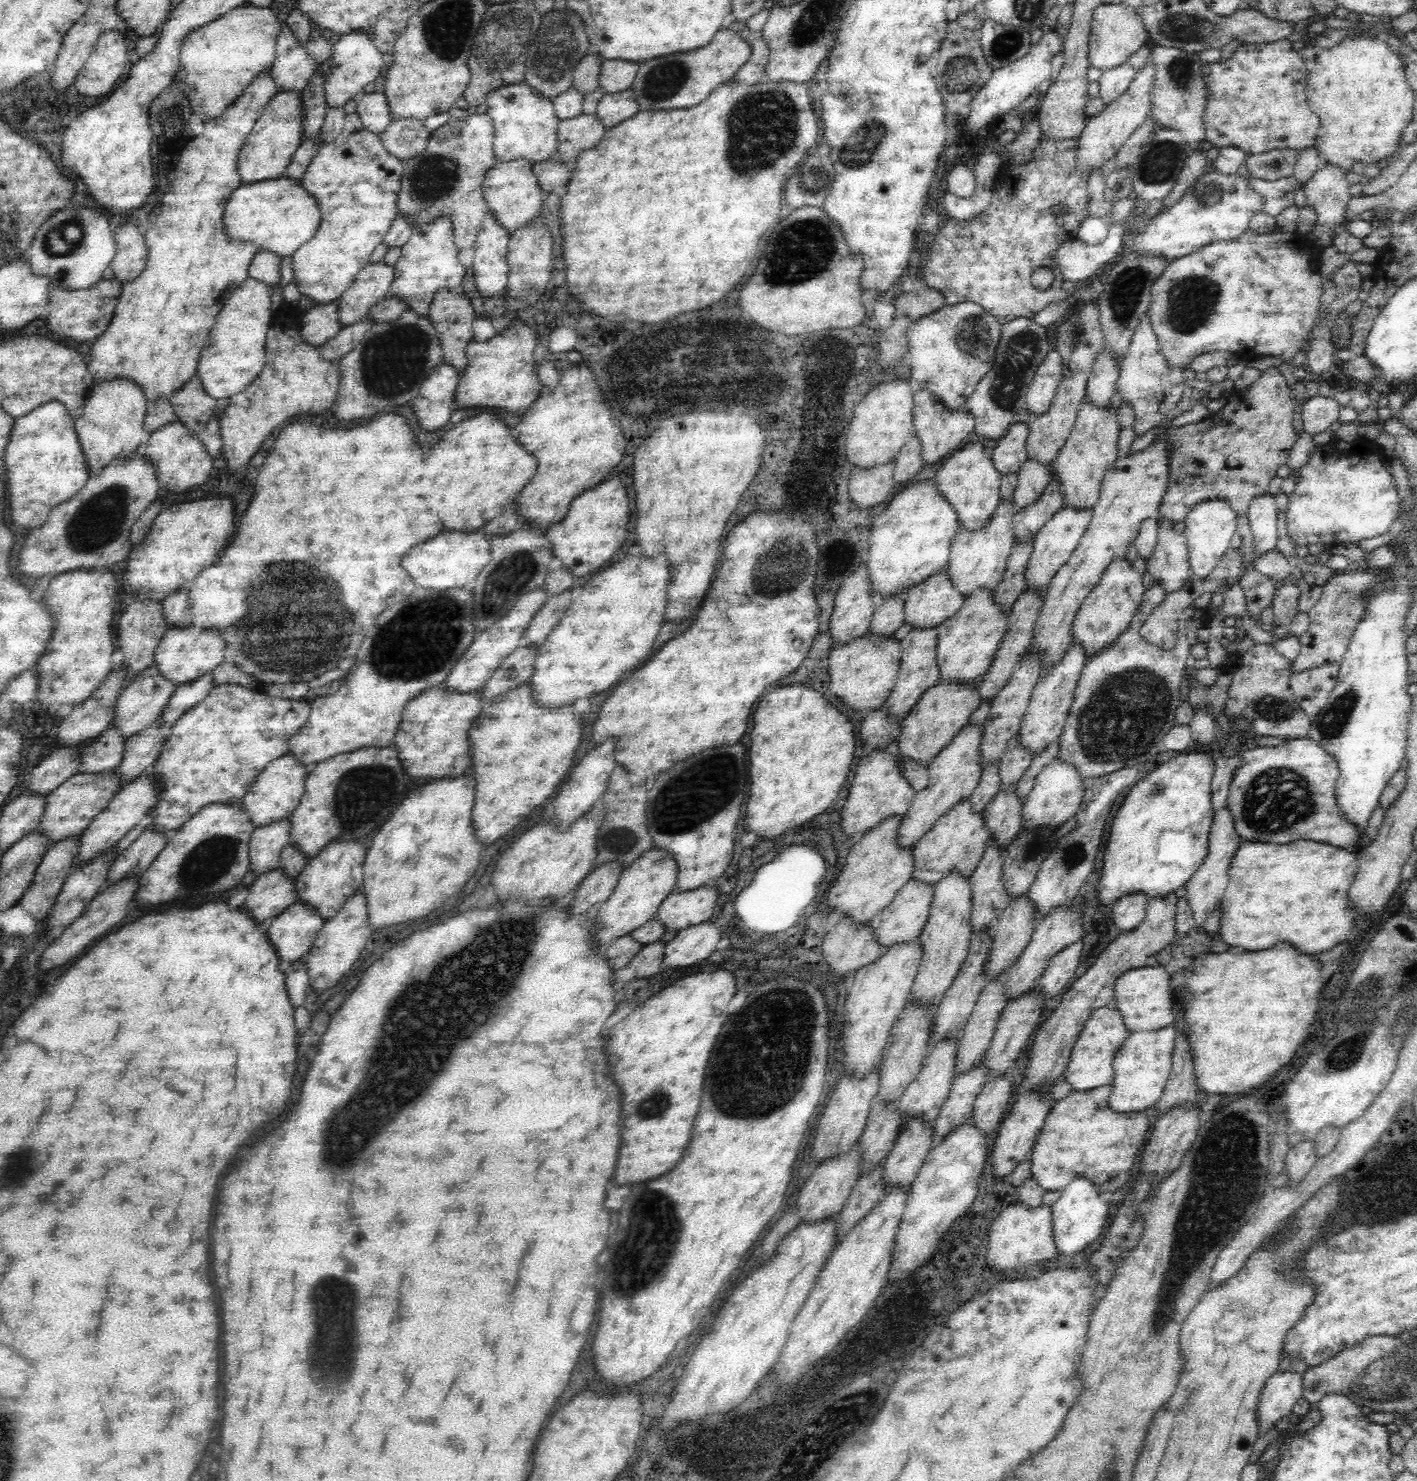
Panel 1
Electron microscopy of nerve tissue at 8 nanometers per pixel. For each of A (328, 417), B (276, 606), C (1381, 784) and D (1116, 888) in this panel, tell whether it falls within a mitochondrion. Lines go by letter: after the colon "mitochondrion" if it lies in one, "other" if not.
A: other
B: mitochondrion
C: other
D: other

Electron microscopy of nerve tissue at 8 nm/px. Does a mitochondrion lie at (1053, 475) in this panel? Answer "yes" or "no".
no

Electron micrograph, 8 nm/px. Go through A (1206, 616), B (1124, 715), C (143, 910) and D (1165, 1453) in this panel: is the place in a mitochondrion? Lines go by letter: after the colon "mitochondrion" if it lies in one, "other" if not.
A: other
B: mitochondrion
C: other
D: mitochondrion

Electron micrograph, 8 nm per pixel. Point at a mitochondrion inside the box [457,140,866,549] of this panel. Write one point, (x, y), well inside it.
(805, 247)

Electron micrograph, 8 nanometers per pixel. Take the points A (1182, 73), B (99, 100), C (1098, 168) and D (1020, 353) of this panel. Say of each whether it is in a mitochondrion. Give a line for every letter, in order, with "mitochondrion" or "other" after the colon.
A: mitochondrion
B: other
C: other
D: mitochondrion

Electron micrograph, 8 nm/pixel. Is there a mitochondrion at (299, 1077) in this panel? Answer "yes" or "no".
no

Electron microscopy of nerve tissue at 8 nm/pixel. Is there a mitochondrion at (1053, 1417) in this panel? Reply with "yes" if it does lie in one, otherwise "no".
no

